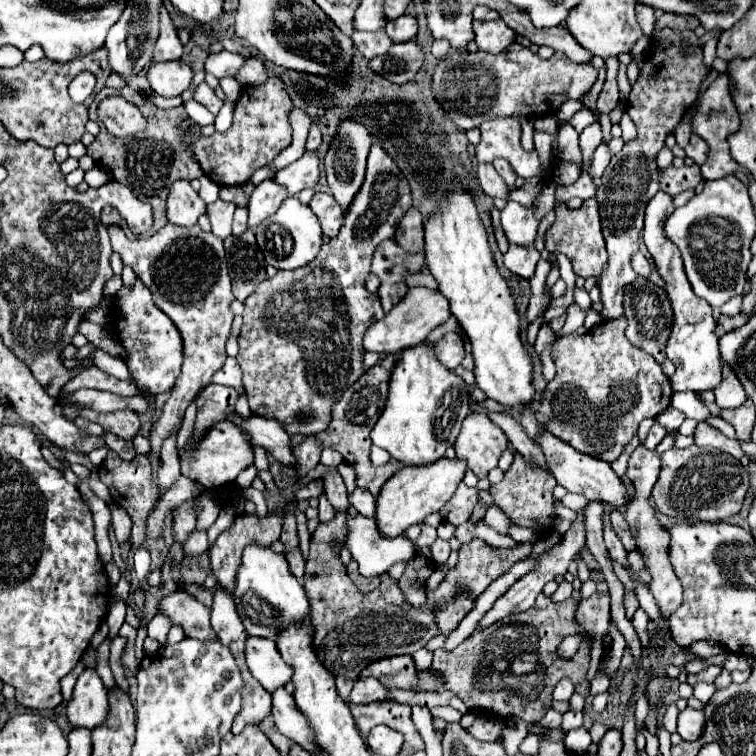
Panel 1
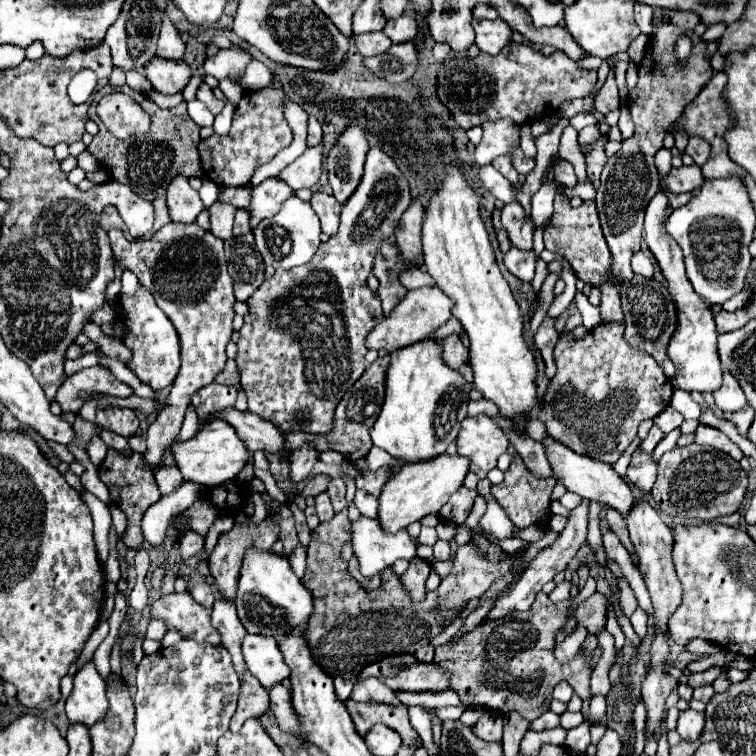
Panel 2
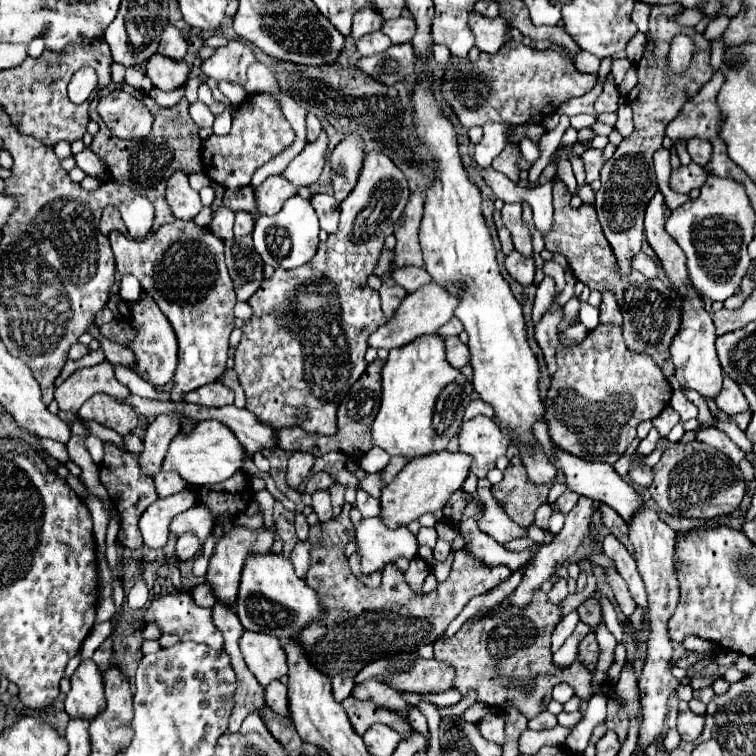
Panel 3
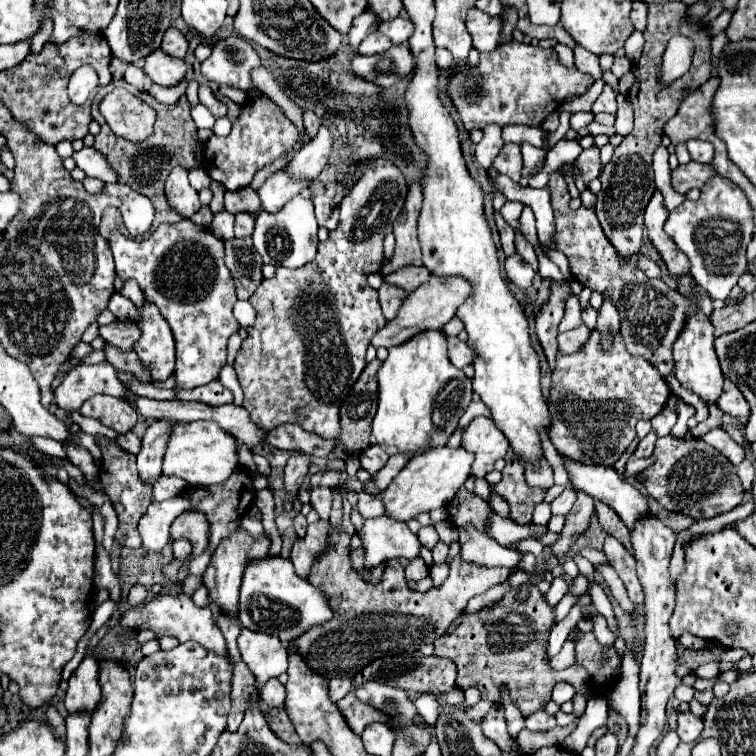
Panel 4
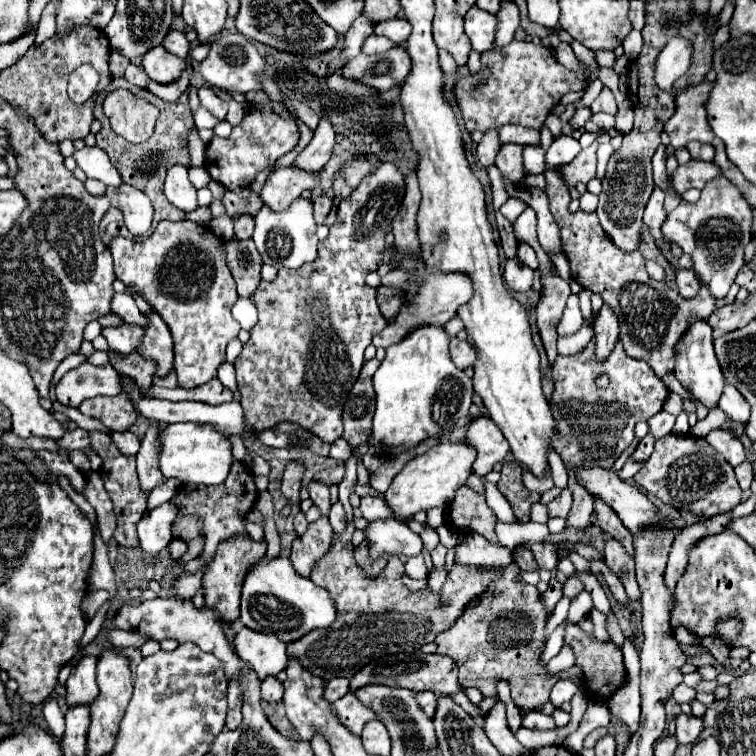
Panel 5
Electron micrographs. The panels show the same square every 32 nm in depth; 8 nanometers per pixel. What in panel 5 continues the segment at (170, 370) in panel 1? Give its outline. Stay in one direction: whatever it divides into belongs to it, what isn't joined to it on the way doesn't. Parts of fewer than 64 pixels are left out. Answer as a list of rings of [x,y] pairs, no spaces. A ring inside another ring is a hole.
[[[158,314],[150,316],[150,326],[144,330],[144,340],[140,346],[140,354],[144,358],[152,358],[158,362],[158,376],[164,376],[174,366],[174,352],[172,352],[172,336],[168,326]]]

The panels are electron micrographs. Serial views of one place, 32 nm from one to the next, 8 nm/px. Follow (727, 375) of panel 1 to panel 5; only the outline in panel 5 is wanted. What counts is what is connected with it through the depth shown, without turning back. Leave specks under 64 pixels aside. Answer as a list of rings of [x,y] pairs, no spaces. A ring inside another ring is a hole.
[[[726,384],[724,394],[722,394],[718,406],[726,412],[726,416],[728,416],[730,420],[740,422],[740,424],[746,424],[746,422],[748,422],[750,408],[748,408],[744,396],[742,396],[736,388],[732,388],[732,384]]]

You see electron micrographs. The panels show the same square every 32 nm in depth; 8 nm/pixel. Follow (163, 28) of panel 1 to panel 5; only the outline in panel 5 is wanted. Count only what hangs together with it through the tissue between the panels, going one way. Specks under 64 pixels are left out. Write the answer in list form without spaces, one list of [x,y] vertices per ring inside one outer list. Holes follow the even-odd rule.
[[[170,30],[170,34],[166,36],[166,40],[162,44],[168,52],[176,54],[178,58],[186,58],[188,52],[190,52],[190,42],[188,42],[186,34],[178,32],[178,30]]]

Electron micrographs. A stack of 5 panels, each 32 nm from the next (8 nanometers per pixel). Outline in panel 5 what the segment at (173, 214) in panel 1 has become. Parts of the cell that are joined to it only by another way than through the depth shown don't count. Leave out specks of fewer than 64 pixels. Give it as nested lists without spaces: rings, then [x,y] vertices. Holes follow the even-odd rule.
[[[174,164],[164,182],[164,194],[170,200],[170,204],[178,206],[182,212],[192,212],[198,208],[196,202],[196,188],[188,180],[188,168],[182,164]]]

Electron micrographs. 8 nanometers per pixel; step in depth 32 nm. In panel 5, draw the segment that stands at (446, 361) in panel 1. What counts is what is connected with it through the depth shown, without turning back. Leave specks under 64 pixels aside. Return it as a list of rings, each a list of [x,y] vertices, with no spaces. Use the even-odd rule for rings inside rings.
[[[452,338],[450,340],[450,356],[452,356],[454,364],[462,370],[468,366],[474,366],[474,362],[476,362],[476,350],[468,344],[468,340]]]

